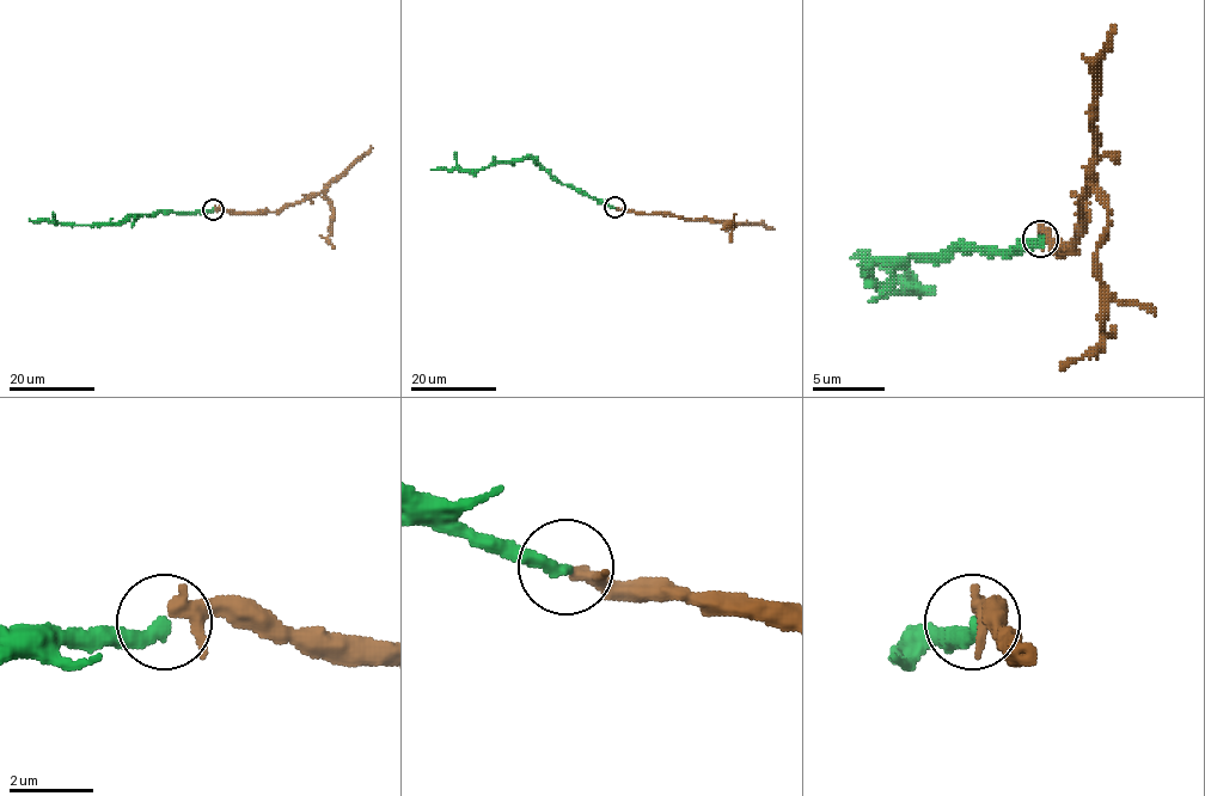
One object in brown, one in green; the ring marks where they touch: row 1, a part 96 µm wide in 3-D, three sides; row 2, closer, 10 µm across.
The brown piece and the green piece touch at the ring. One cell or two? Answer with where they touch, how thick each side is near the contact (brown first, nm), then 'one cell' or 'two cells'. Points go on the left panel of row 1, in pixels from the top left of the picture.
place (213, 209); calibres 280 and 360 nm; one cell

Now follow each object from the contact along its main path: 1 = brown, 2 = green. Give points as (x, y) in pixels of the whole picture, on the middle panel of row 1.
1: (615, 207), (713, 220), (731, 227), (734, 225), (731, 225), (735, 214)
2: (615, 207), (562, 184), (532, 158), (495, 161), (477, 170), (430, 169)

